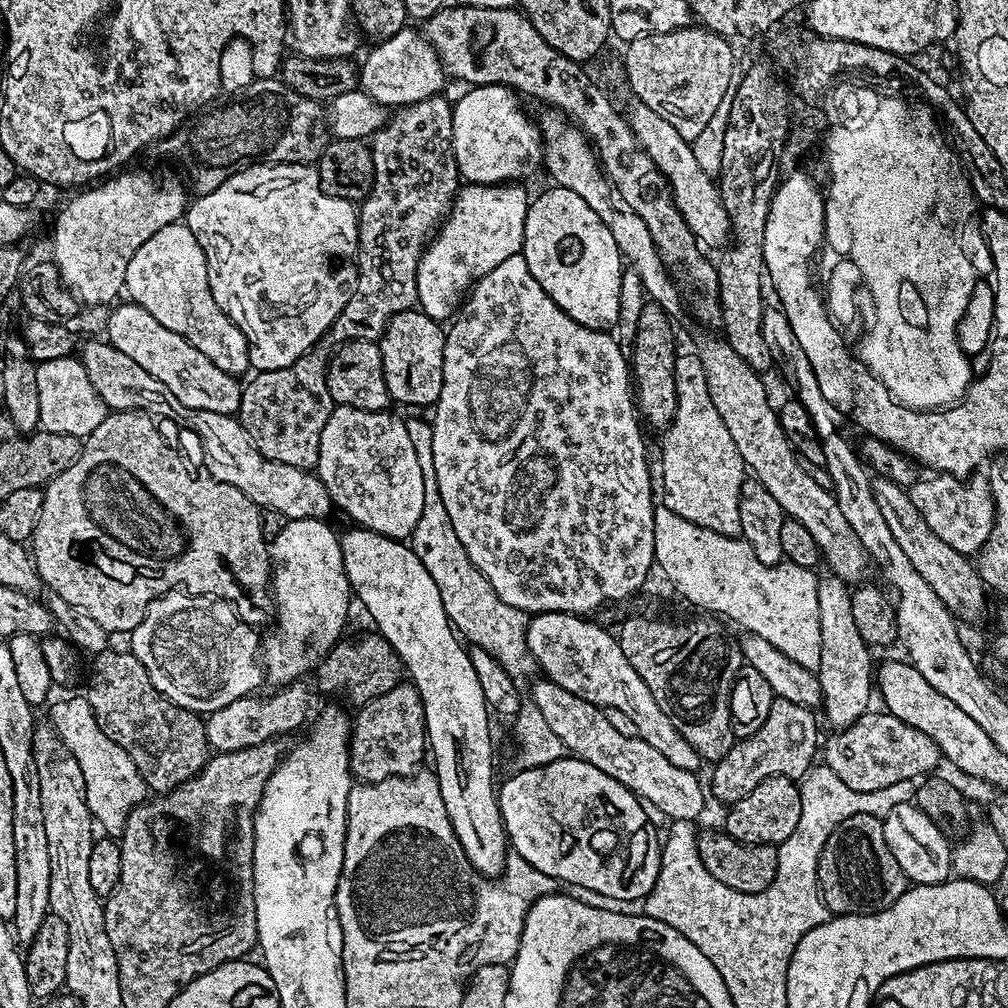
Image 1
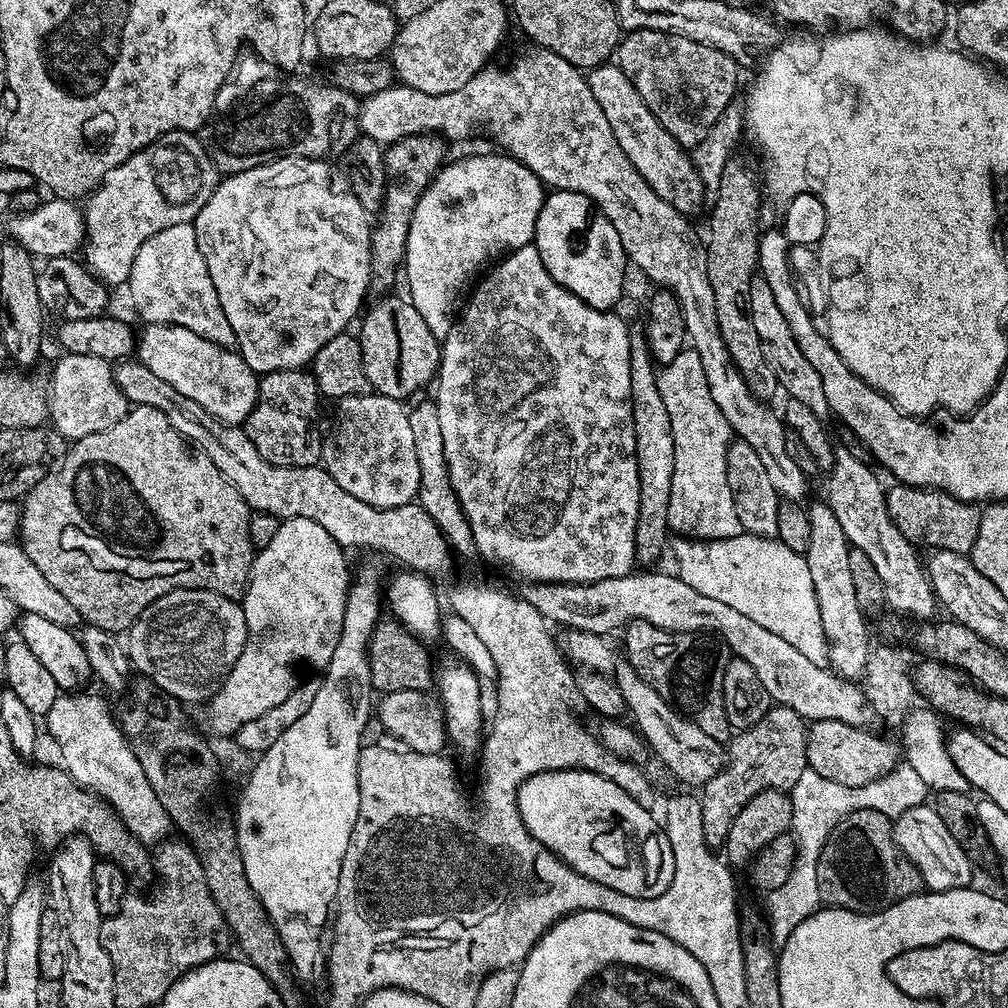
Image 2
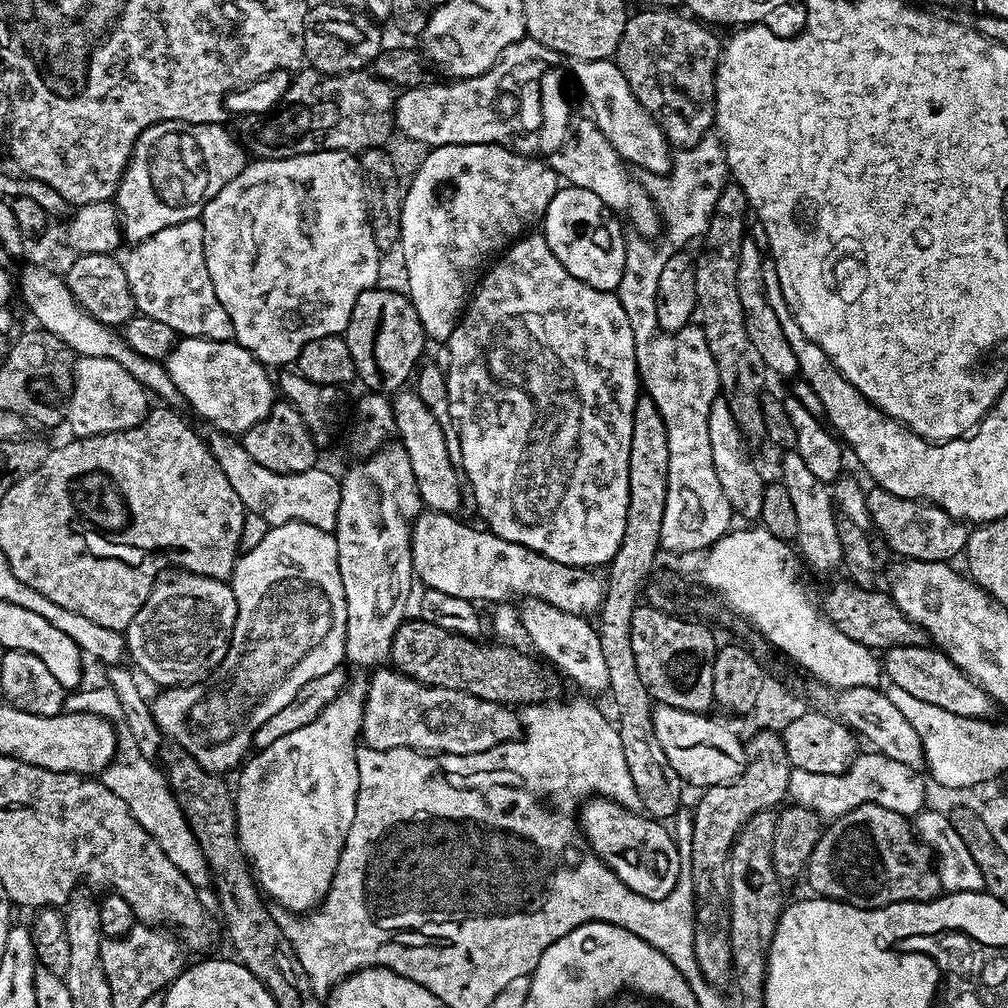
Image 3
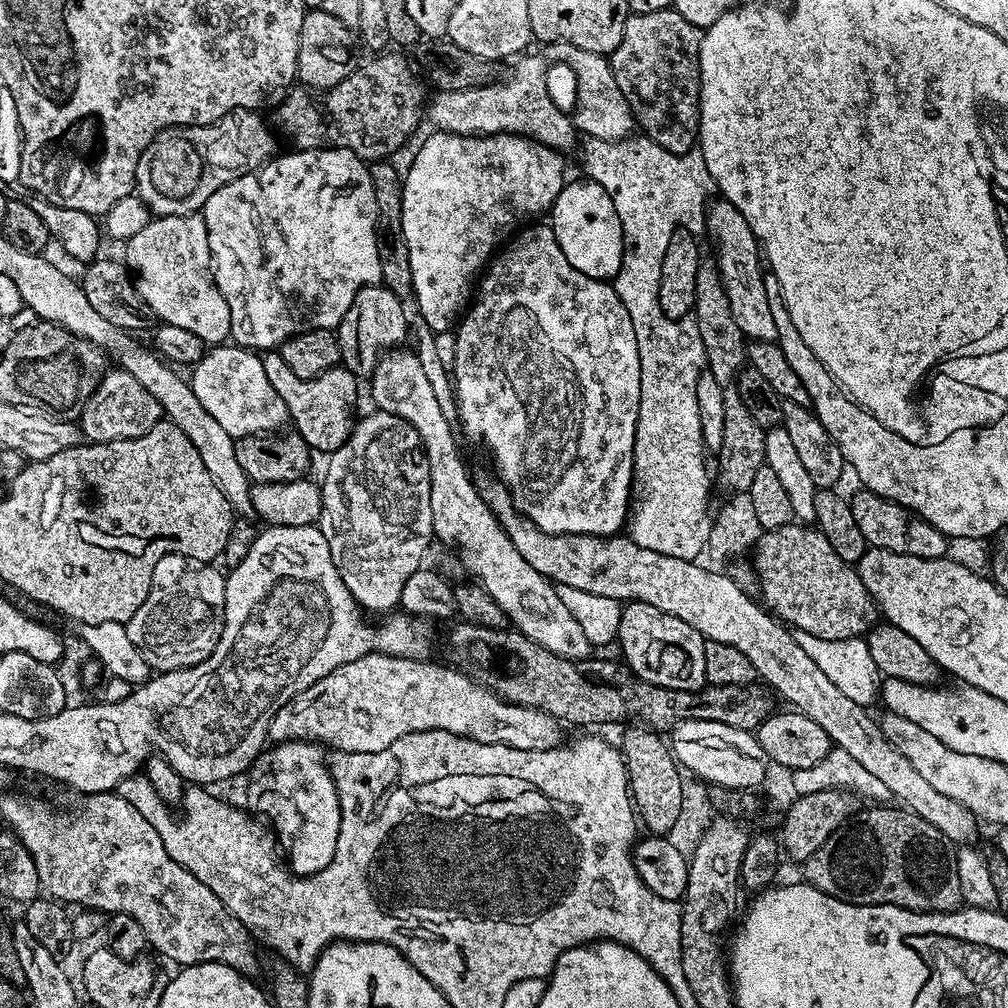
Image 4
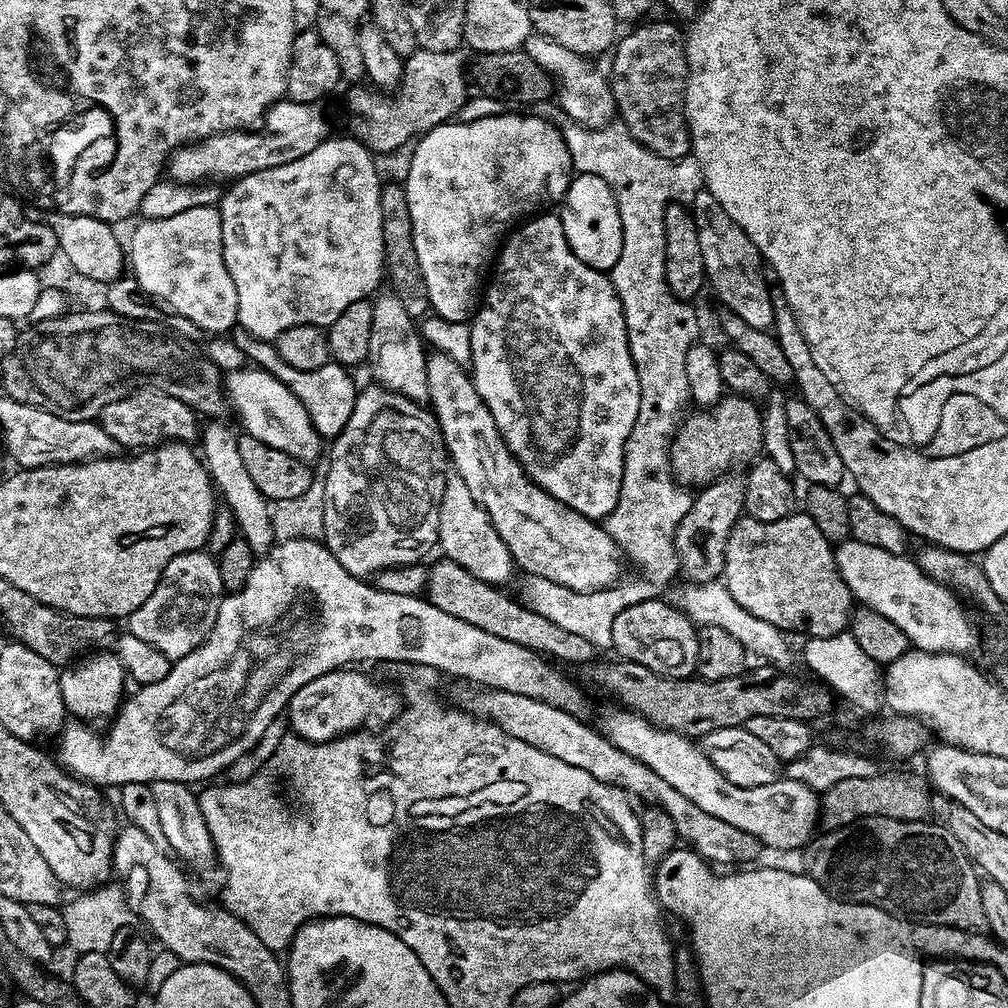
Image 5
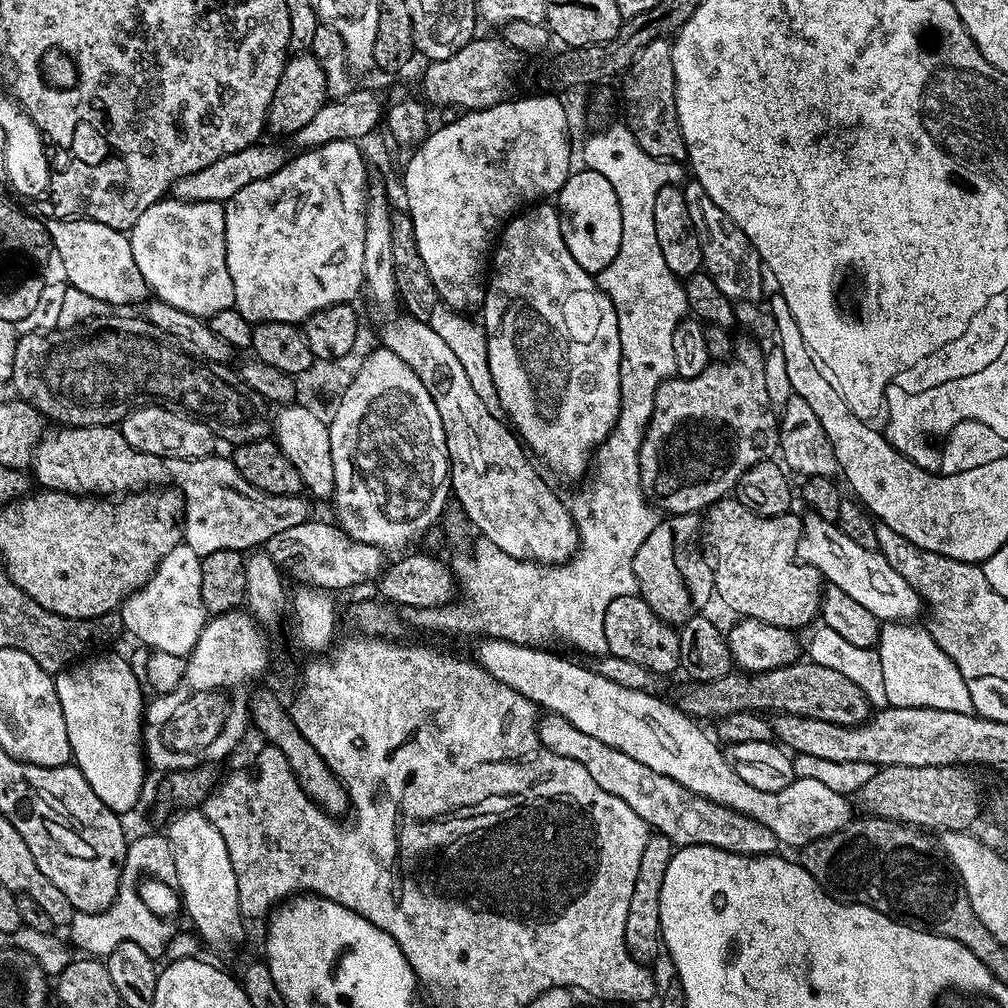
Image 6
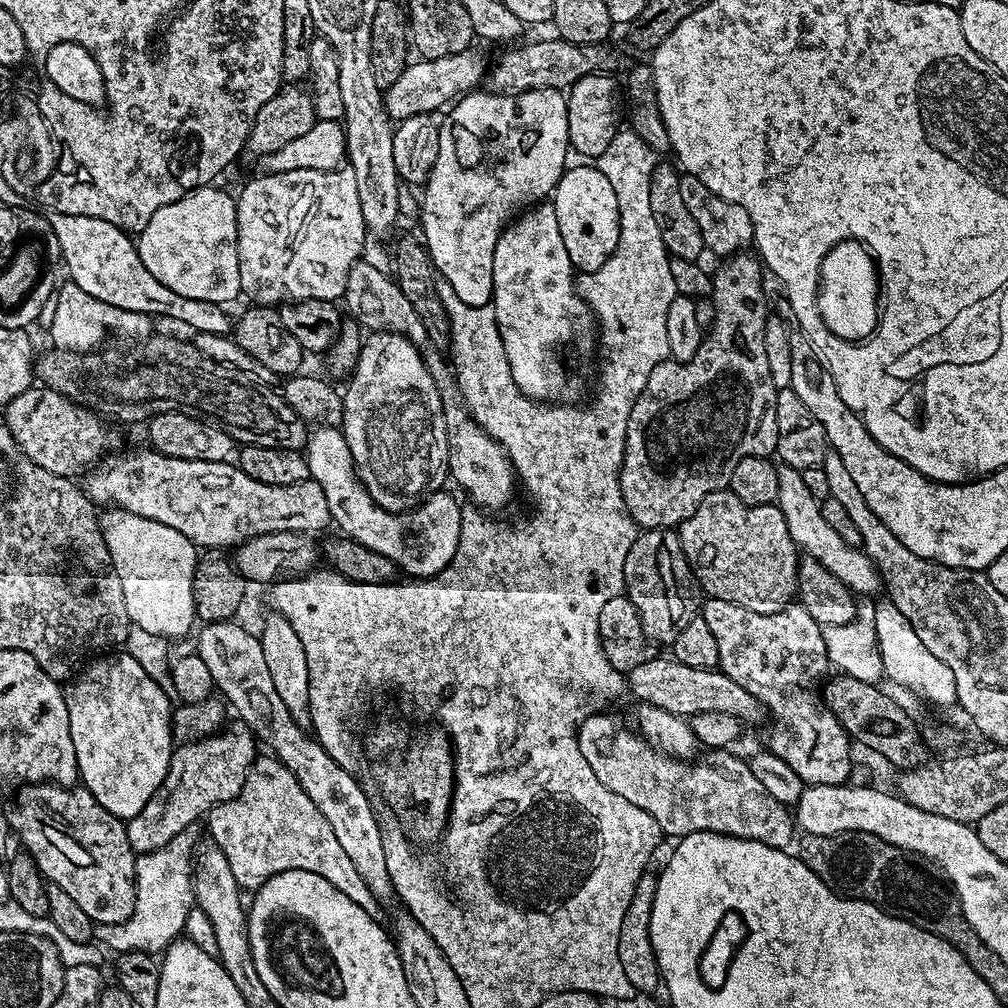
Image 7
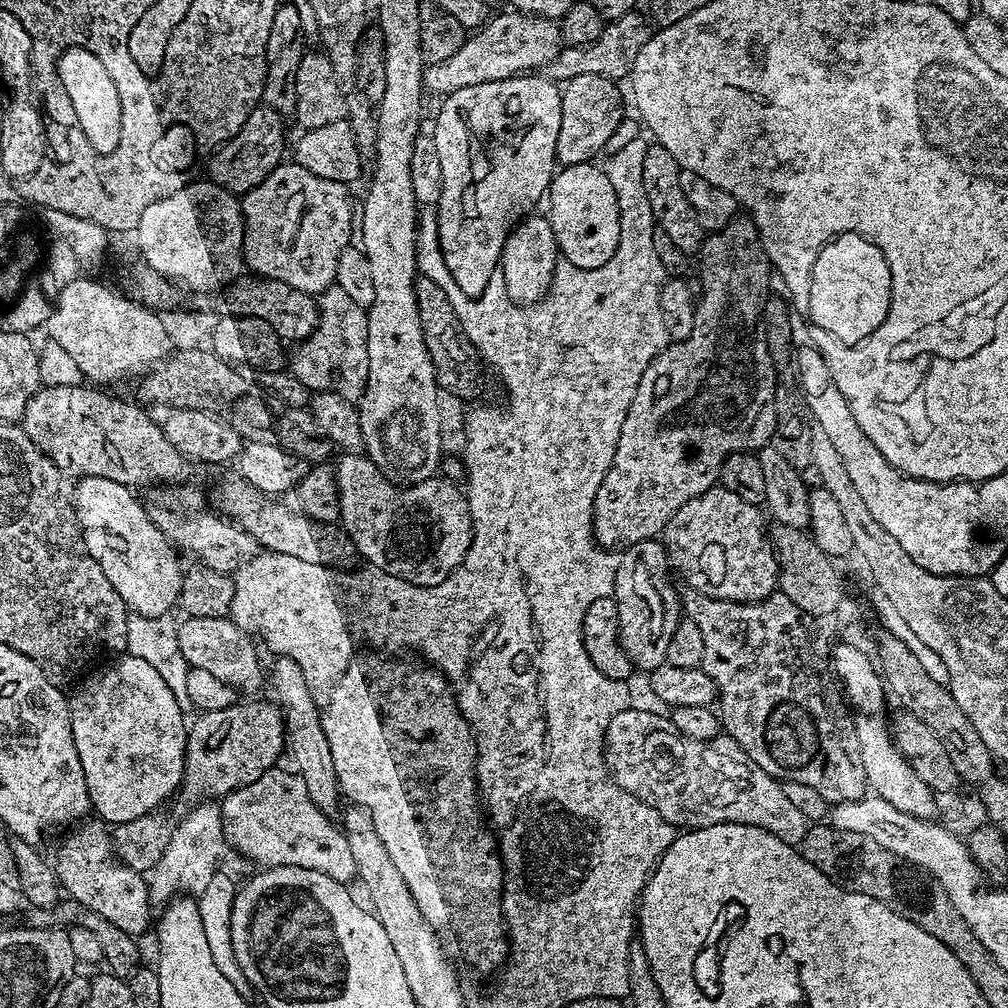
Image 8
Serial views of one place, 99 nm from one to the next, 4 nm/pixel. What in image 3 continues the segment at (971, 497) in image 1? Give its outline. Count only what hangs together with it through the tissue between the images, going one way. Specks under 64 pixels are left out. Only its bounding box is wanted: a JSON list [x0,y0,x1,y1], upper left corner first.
[866,486,969,562]

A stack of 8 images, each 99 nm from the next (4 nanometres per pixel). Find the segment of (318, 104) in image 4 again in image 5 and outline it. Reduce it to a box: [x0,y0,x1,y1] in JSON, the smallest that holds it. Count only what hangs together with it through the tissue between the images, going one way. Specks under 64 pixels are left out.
[348,47,470,152]

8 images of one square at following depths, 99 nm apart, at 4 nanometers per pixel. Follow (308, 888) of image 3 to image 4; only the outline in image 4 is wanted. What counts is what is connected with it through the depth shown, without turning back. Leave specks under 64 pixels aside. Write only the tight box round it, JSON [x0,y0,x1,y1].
[246,740,340,876]

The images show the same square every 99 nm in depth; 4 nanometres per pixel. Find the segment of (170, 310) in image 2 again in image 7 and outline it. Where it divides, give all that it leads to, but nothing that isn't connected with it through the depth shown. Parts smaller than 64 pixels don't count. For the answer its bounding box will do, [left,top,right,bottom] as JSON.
[135,187,242,306]

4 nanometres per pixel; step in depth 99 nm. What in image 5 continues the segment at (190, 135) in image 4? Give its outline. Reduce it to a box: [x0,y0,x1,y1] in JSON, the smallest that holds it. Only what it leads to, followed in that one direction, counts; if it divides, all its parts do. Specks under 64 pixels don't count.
[166,98,329,184]

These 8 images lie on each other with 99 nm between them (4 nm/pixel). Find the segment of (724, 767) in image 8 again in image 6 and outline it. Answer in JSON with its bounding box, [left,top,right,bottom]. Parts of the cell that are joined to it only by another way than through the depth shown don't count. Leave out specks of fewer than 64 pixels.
[538,715,778,856]

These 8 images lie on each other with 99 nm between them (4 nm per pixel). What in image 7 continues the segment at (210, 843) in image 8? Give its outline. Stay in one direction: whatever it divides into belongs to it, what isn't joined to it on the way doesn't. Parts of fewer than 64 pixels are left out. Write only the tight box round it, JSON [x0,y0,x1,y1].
[93,827,197,953]

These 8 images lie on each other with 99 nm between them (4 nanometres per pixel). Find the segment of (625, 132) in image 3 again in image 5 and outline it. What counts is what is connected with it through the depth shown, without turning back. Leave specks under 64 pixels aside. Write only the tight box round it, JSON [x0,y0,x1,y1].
[523,34,617,128]

